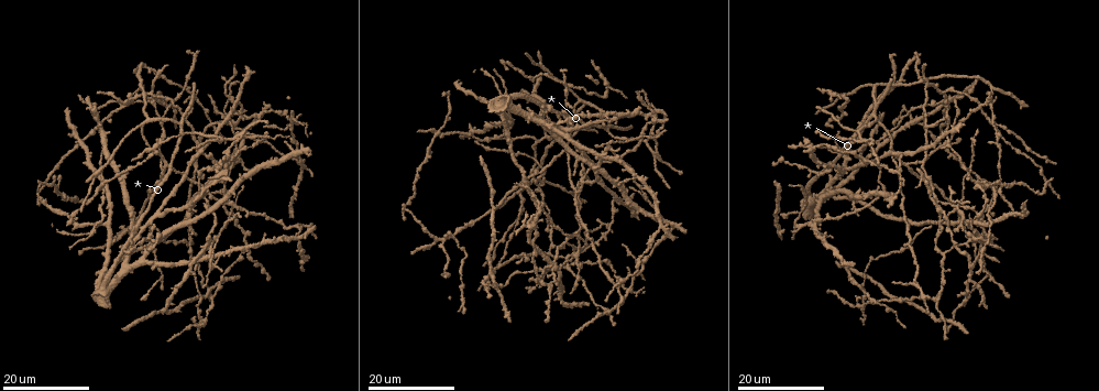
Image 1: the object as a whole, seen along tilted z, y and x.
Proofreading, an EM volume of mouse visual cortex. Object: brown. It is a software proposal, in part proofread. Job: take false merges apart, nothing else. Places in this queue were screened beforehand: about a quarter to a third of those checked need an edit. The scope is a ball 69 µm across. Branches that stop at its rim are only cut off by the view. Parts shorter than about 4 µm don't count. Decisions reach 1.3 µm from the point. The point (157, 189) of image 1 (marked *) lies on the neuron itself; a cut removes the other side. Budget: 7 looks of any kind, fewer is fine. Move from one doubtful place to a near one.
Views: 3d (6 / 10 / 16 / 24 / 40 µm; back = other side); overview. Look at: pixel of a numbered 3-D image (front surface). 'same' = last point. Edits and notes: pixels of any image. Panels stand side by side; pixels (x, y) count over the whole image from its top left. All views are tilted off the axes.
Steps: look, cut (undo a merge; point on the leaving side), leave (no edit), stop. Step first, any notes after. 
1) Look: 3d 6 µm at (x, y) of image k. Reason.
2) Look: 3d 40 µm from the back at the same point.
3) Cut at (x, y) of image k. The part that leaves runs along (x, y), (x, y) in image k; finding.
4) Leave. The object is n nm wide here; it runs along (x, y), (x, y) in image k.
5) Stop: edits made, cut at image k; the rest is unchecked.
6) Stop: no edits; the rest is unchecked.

Look: 3d 16 µm at (582, 229) of image 1. Branch point.

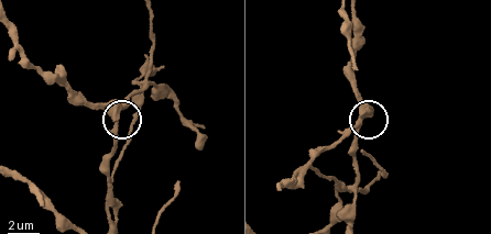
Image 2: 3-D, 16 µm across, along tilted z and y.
Look: 3d 6 µm at (359, 121) of image 2.

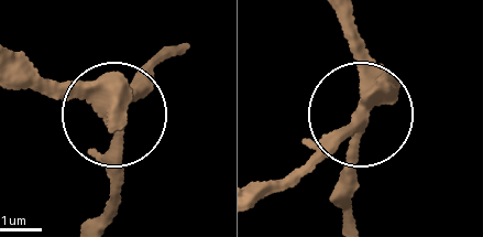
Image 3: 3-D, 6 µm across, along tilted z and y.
Leave. 3 arms meet here; it runs along (352, 214), (347, 194), (363, 106), (339, 10) in image 3; all the same neuron.

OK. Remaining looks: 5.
Look: 3d 24 µm at (955, 207) of image 1. Looks like a crossing.

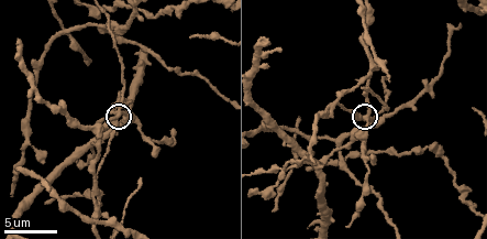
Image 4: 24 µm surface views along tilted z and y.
Look: 3d 10 µm at (120, 111) of image 4. Closer look.

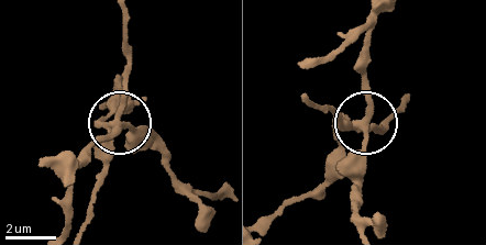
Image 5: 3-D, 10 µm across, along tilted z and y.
Leave. Continuous, no second neuron.

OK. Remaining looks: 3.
Look: 3d 24 µm at (929, 127) of image 1. Branch point.

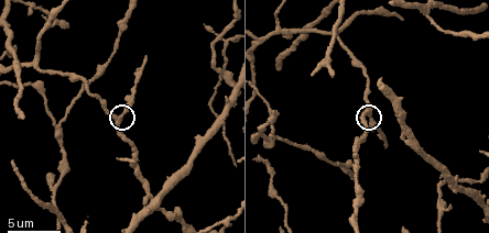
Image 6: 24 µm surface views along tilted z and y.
Look: 3d 10 µm at (370, 112) of image 6.

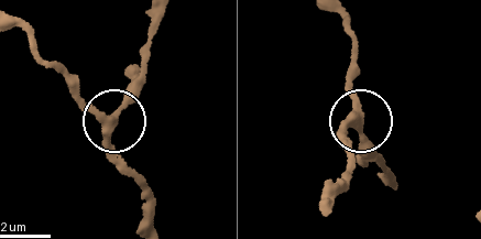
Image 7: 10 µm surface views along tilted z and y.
Leave. 3 arms meet here; one neuron here.

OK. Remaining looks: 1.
Look: 3d 10 µm at (59, 123) of image 6. Three arms meet.

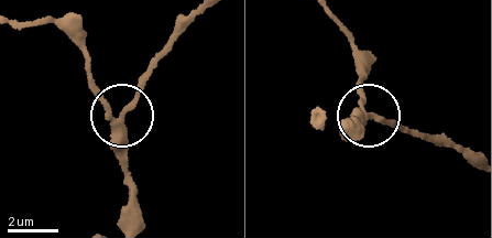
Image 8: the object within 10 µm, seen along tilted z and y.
Leave. The object is 250 nm wide here; it runs along (132, 213), (123, 119), (156, 69) in image 8; continuous, no second neuron.

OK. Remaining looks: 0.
Stop: no edits; the rest is unchecked.

